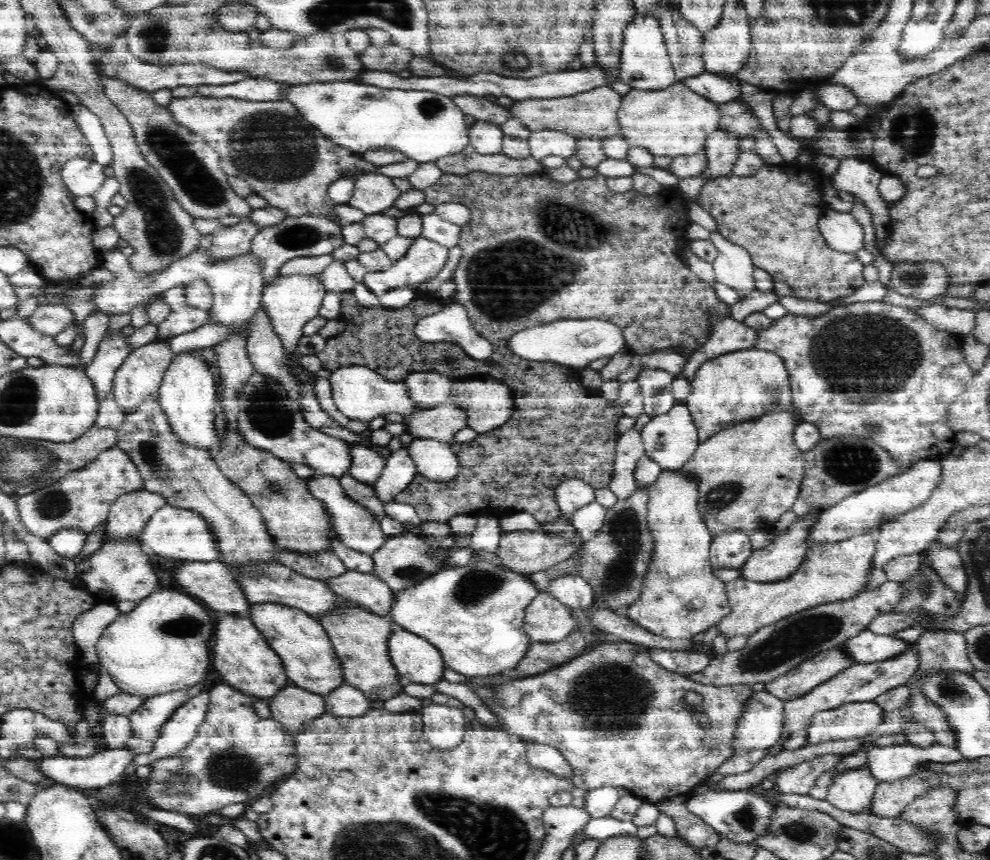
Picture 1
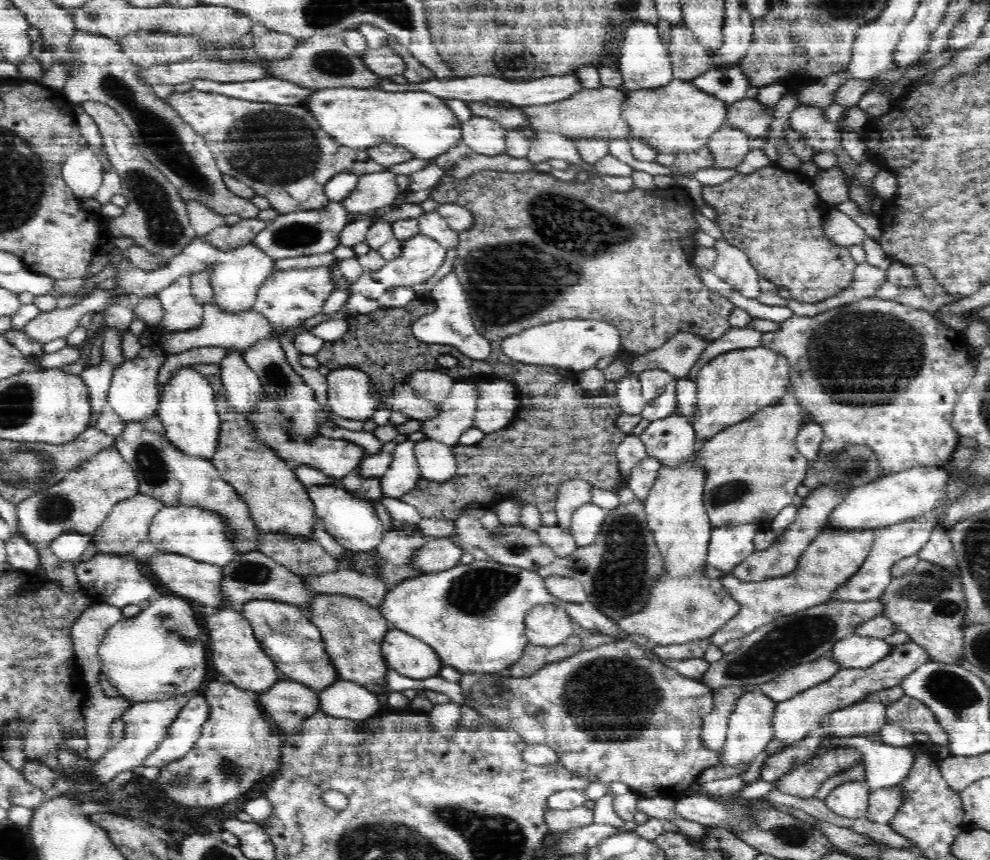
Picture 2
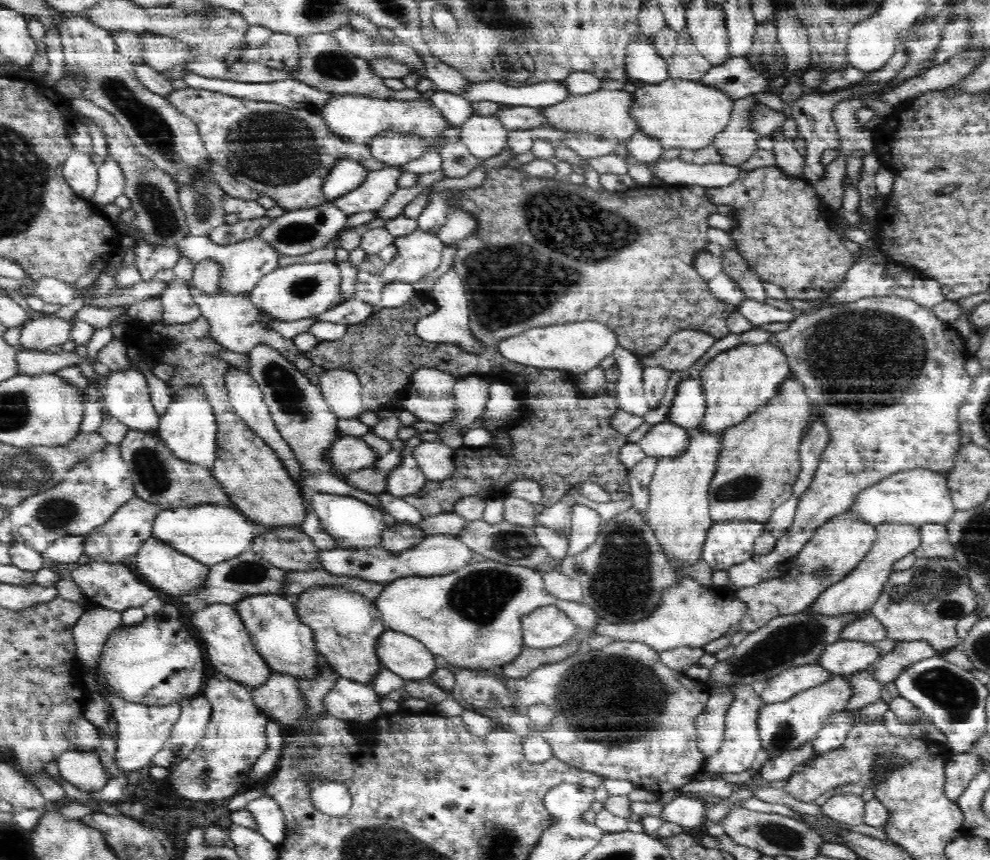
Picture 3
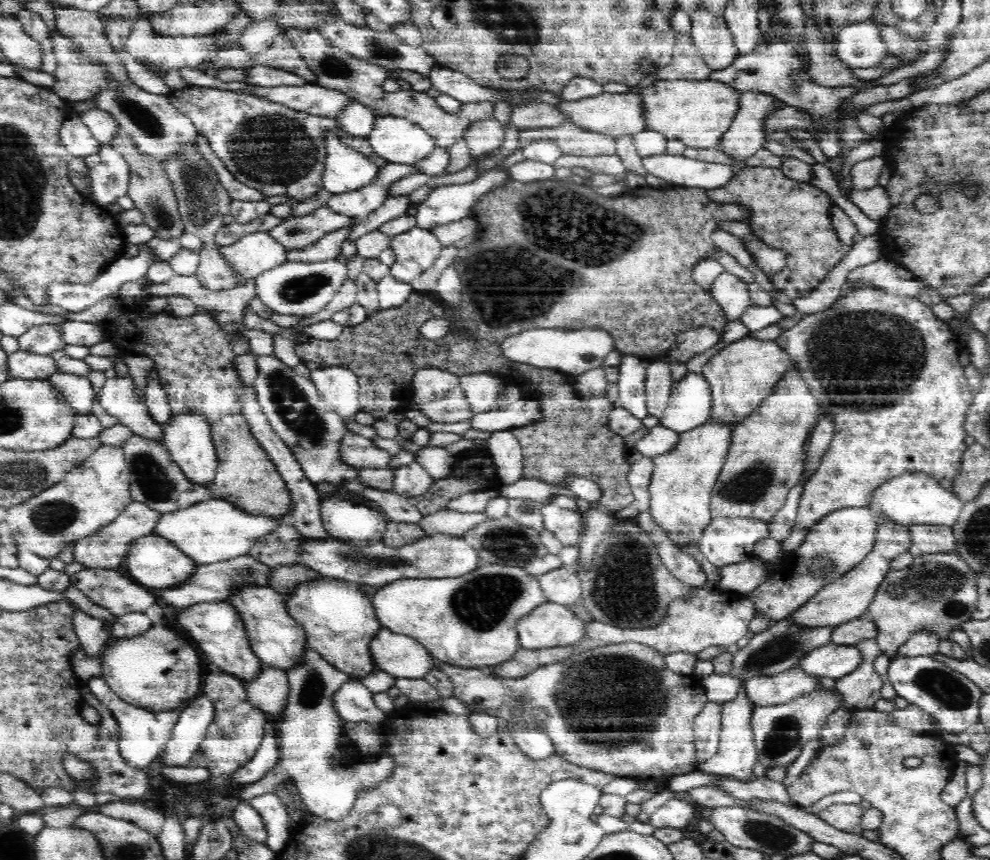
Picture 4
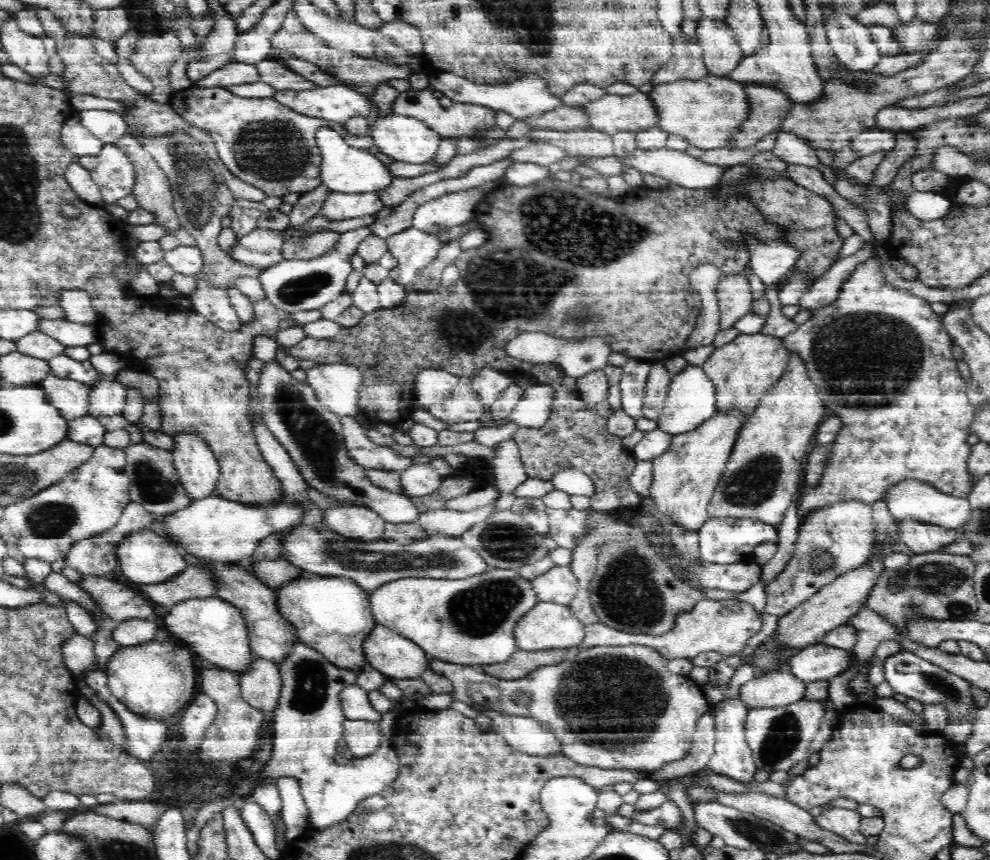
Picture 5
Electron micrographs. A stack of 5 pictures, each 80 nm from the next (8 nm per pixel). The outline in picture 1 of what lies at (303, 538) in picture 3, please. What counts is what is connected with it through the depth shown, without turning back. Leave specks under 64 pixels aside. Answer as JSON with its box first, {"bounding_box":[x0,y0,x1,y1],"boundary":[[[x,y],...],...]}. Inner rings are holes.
{"bounding_box":[277,549,348,581],"boundary":[[[280,549],[277,560],[302,576],[321,581],[340,576],[348,570],[332,551],[321,552],[321,555],[302,555],[296,551]]]}

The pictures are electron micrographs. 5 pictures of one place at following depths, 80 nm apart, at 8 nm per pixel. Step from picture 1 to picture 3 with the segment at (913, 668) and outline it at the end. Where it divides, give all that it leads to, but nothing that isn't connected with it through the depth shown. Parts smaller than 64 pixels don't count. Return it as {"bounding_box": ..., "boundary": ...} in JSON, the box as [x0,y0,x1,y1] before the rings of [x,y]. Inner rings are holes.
{"bounding_box":[758,640,937,758],"boundary":[[[923,640],[902,641],[888,655],[882,657],[873,666],[879,684],[894,683],[898,674],[924,658],[933,658],[937,652]],[[850,675],[831,676],[825,684],[799,693],[788,701],[765,704],[761,715],[758,716],[761,749],[769,758],[780,758],[784,752],[792,752],[802,744],[813,741],[825,728],[831,715],[846,710],[847,702],[852,695],[853,684],[850,682]]]}

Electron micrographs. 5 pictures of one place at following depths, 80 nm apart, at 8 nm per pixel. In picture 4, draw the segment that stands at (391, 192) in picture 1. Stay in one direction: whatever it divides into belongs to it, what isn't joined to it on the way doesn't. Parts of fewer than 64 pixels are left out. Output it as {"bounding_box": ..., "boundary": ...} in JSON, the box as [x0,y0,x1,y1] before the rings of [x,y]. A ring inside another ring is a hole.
{"bounding_box":[326,163,419,218],"boundary":[[[387,163],[386,167],[379,169],[379,176],[370,185],[356,191],[332,195],[326,206],[345,216],[365,218],[384,205],[394,183],[415,173],[419,173],[419,170],[410,164]]]}

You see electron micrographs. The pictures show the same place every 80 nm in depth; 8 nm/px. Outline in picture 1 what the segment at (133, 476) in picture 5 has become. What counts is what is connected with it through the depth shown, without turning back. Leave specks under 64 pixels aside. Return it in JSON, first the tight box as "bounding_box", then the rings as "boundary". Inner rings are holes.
{"bounding_box":[116,392,281,566],"boundary":[[[158,392],[150,394],[142,404],[138,404],[138,408],[134,408],[134,412],[126,413],[122,426],[117,428],[116,447],[126,450],[129,459],[137,465],[144,480],[143,488],[148,492],[161,493],[170,506],[196,511],[202,519],[206,519],[218,543],[219,559],[224,563],[234,566],[281,563],[277,560],[280,548],[251,498],[222,474],[211,450],[186,445],[184,440],[173,435],[168,416],[158,398]]]}

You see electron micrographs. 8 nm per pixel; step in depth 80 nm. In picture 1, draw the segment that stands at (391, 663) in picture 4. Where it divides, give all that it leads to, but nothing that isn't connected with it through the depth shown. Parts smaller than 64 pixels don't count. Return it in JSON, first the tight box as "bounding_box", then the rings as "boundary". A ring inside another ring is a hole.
{"bounding_box":[389,627,444,685],"boundary":[[[397,627],[389,636],[389,654],[398,675],[407,682],[435,685],[444,679],[440,650],[413,632]]]}

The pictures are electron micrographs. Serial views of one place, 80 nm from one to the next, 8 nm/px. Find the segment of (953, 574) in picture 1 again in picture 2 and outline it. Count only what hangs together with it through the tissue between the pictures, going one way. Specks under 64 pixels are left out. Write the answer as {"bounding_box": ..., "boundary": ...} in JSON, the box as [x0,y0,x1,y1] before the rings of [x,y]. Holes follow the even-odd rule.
{"bounding_box":[917,524,960,575],"boundary":[[[942,524],[932,527],[930,538],[917,552],[917,555],[922,560],[948,567],[954,575],[960,575],[957,566],[957,554],[953,551],[951,539],[943,532]]]}

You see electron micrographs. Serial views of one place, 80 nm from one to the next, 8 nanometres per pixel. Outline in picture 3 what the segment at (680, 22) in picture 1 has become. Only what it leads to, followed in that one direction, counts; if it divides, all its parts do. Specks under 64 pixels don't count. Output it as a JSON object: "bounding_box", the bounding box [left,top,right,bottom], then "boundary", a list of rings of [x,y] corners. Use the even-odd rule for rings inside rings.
{"bounding_box":[667,29,712,81],"boundary":[[[687,29],[679,31],[678,45],[667,66],[669,78],[700,81],[712,67],[709,60],[698,52]]]}

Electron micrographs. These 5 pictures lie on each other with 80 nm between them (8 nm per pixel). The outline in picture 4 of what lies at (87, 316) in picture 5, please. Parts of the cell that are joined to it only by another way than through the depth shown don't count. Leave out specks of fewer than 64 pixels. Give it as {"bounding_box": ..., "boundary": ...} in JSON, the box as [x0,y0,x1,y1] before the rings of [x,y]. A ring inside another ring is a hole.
{"bounding_box":[46,245,160,313],"boundary":[[[140,245],[139,249],[140,253],[134,257],[127,258],[122,256],[114,259],[100,273],[100,276],[98,276],[94,282],[90,282],[90,284],[50,282],[48,288],[46,288],[49,304],[58,305],[68,312],[79,313],[112,295],[116,295],[120,288],[122,288],[122,284],[126,284],[126,282],[136,282],[140,280],[140,278],[144,278],[150,266],[160,259],[152,254],[148,246]]]}

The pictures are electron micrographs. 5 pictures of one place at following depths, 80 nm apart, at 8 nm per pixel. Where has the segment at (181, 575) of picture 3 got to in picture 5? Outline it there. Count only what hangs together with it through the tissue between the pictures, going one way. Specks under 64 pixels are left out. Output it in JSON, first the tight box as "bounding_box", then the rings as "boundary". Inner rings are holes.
{"bounding_box":[117,528,191,584],"boundary":[[[152,528],[148,531],[134,531],[129,538],[120,542],[117,548],[118,572],[130,583],[156,584],[168,582],[173,576],[181,574],[191,563],[186,559],[182,547],[170,542]]]}

